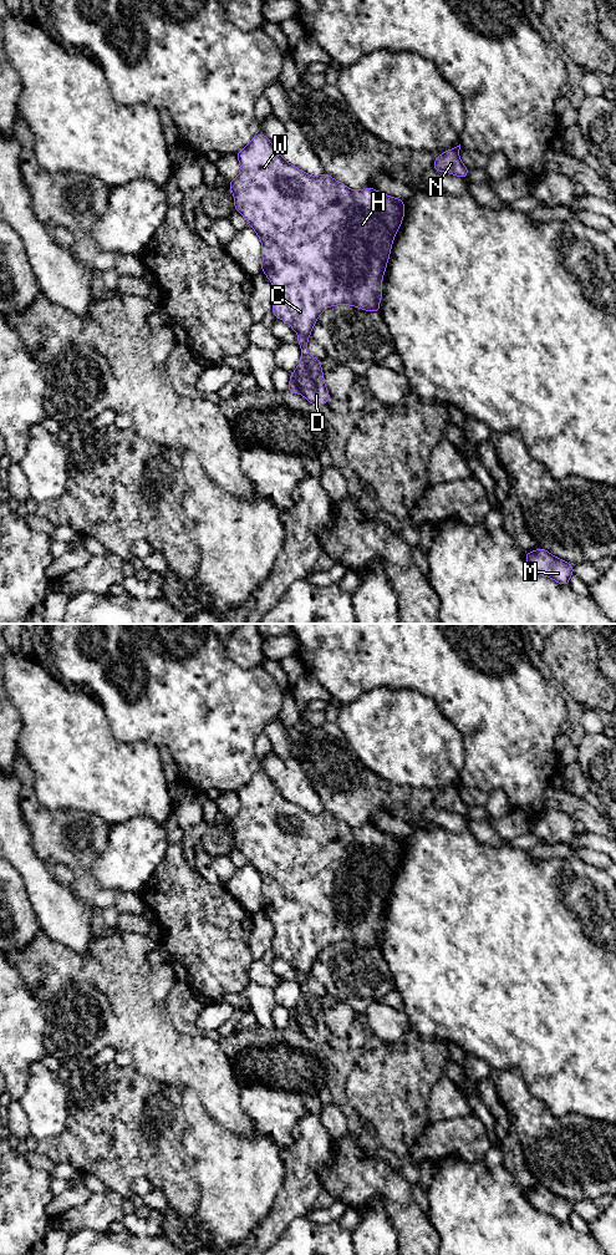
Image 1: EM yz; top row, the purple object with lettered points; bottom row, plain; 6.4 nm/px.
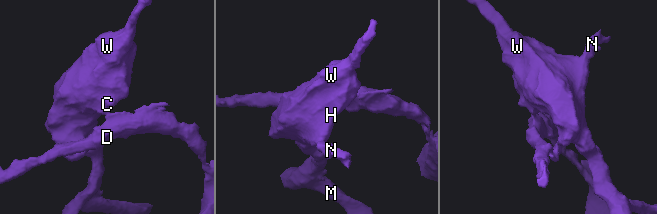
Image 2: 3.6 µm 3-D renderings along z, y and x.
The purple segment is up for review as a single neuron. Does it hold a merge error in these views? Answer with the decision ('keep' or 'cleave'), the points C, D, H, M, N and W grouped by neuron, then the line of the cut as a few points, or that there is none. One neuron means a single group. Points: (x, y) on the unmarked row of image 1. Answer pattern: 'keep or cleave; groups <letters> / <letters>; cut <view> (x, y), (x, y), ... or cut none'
cleave; groups C H M N W / D; cut yz (299, 972), (308, 975)

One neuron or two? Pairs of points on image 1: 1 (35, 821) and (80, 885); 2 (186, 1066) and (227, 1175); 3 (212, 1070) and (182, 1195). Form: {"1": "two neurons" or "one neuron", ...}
{"1": "one neuron", "2": "two neurons", "3": "two neurons"}

